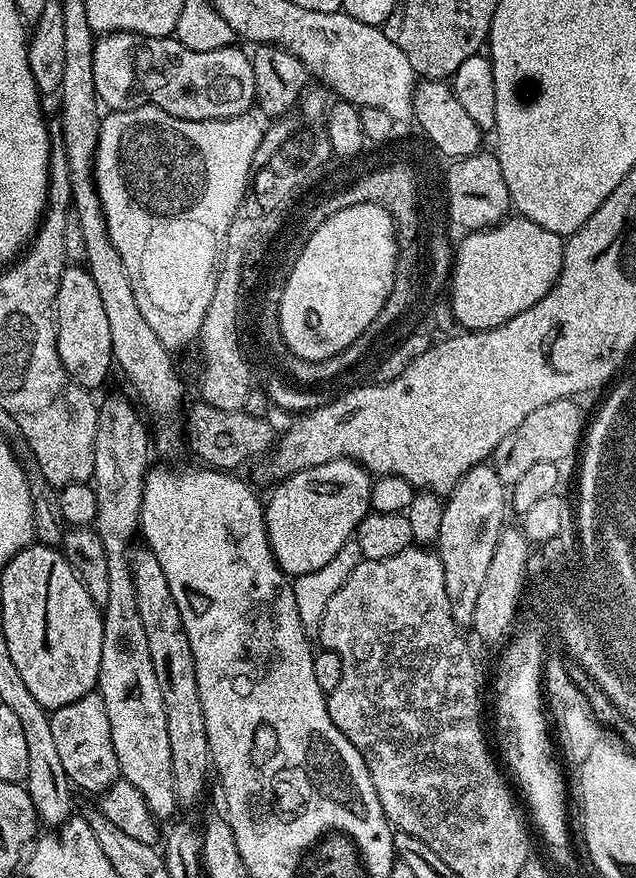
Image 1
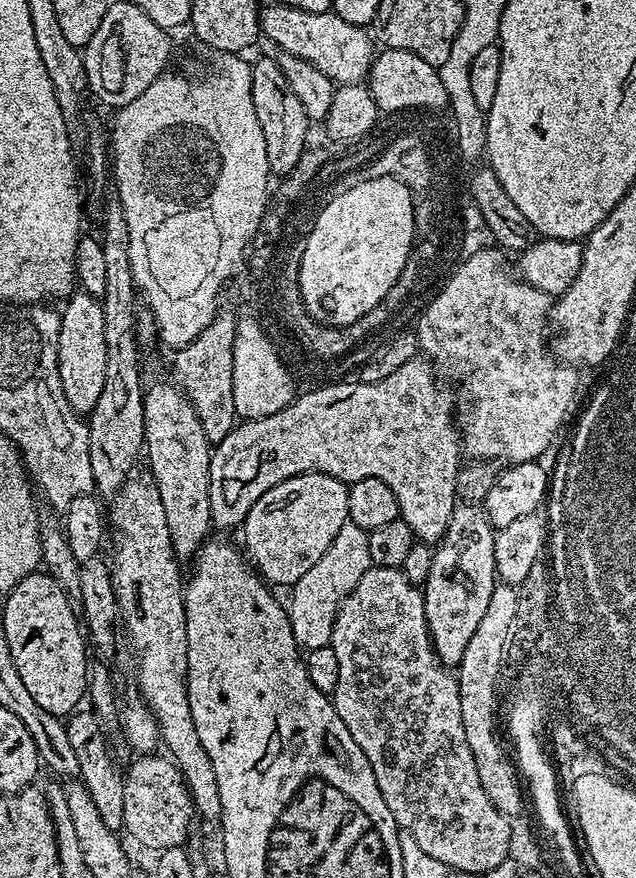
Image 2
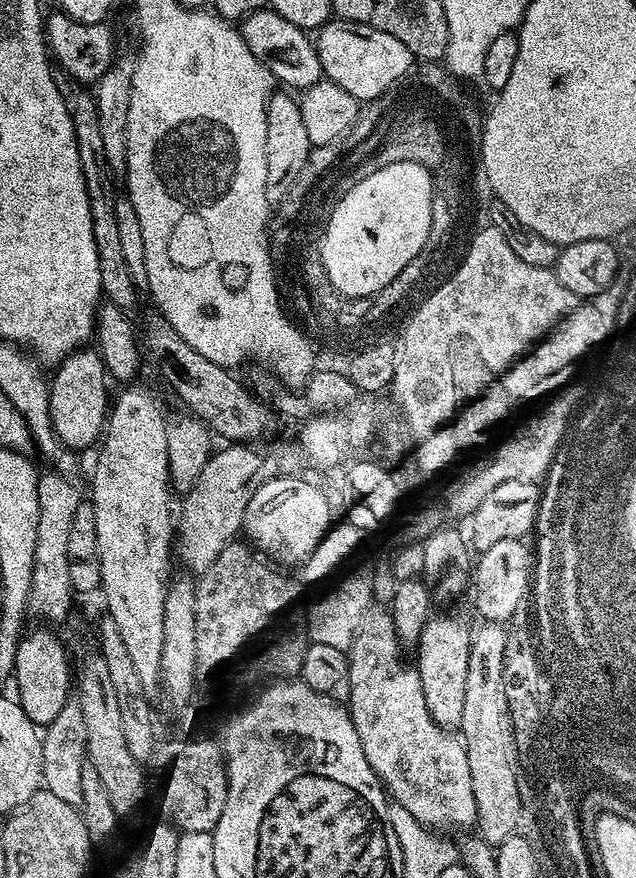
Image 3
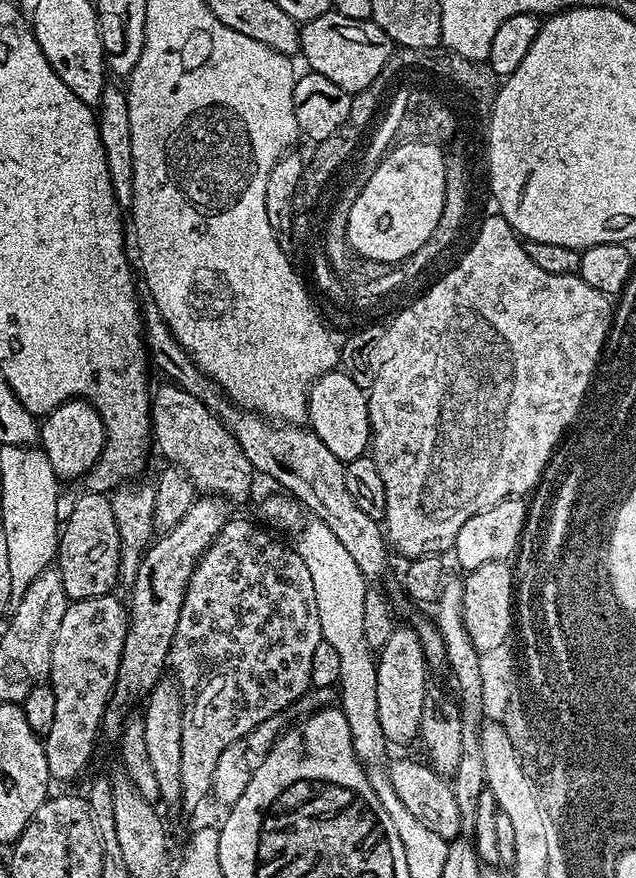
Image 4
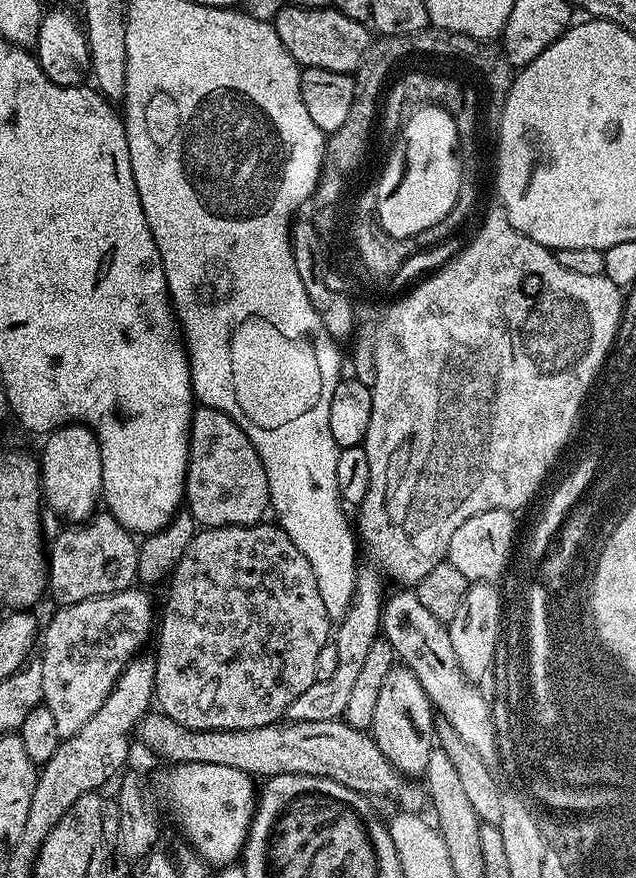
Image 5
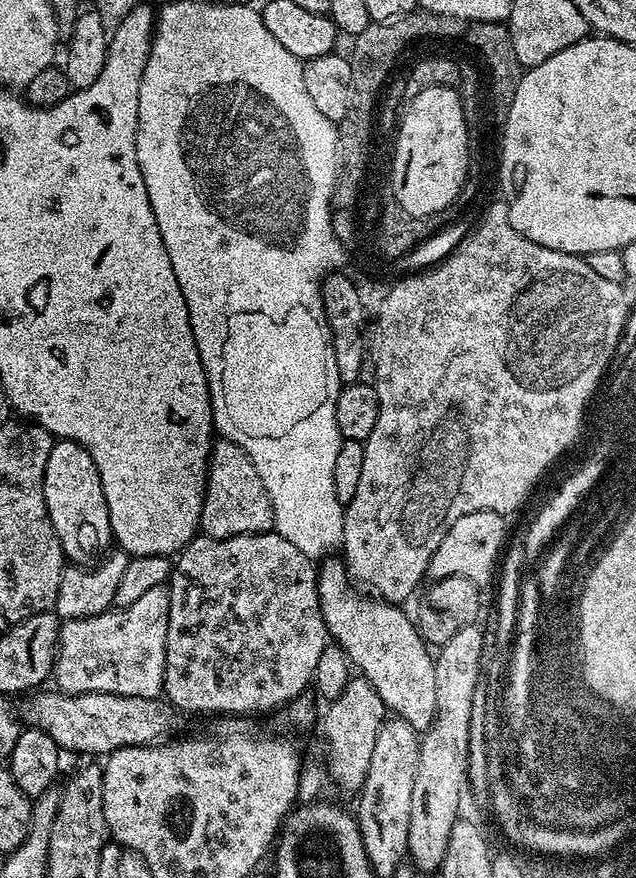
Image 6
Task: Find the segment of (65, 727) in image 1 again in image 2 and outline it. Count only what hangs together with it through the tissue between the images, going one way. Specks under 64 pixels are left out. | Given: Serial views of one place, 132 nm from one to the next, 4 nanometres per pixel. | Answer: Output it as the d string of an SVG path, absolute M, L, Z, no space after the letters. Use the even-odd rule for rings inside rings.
M77 710L71 713L66 723L70 734L70 746L78 757L79 783L84 784L95 808L98 809L98 814L102 814L102 822L106 822L106 826L110 826L112 832L119 833L123 829L126 814L124 772L116 765L116 760L108 749L108 740L104 737L105 725L91 710Z

